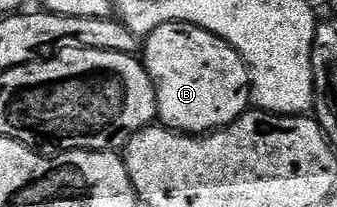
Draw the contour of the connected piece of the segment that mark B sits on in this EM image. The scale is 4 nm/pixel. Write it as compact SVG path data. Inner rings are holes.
M189 23L158 25L142 43L142 62L156 90L156 114L169 131L203 135L229 127L249 110L252 85L242 57L222 37Z

